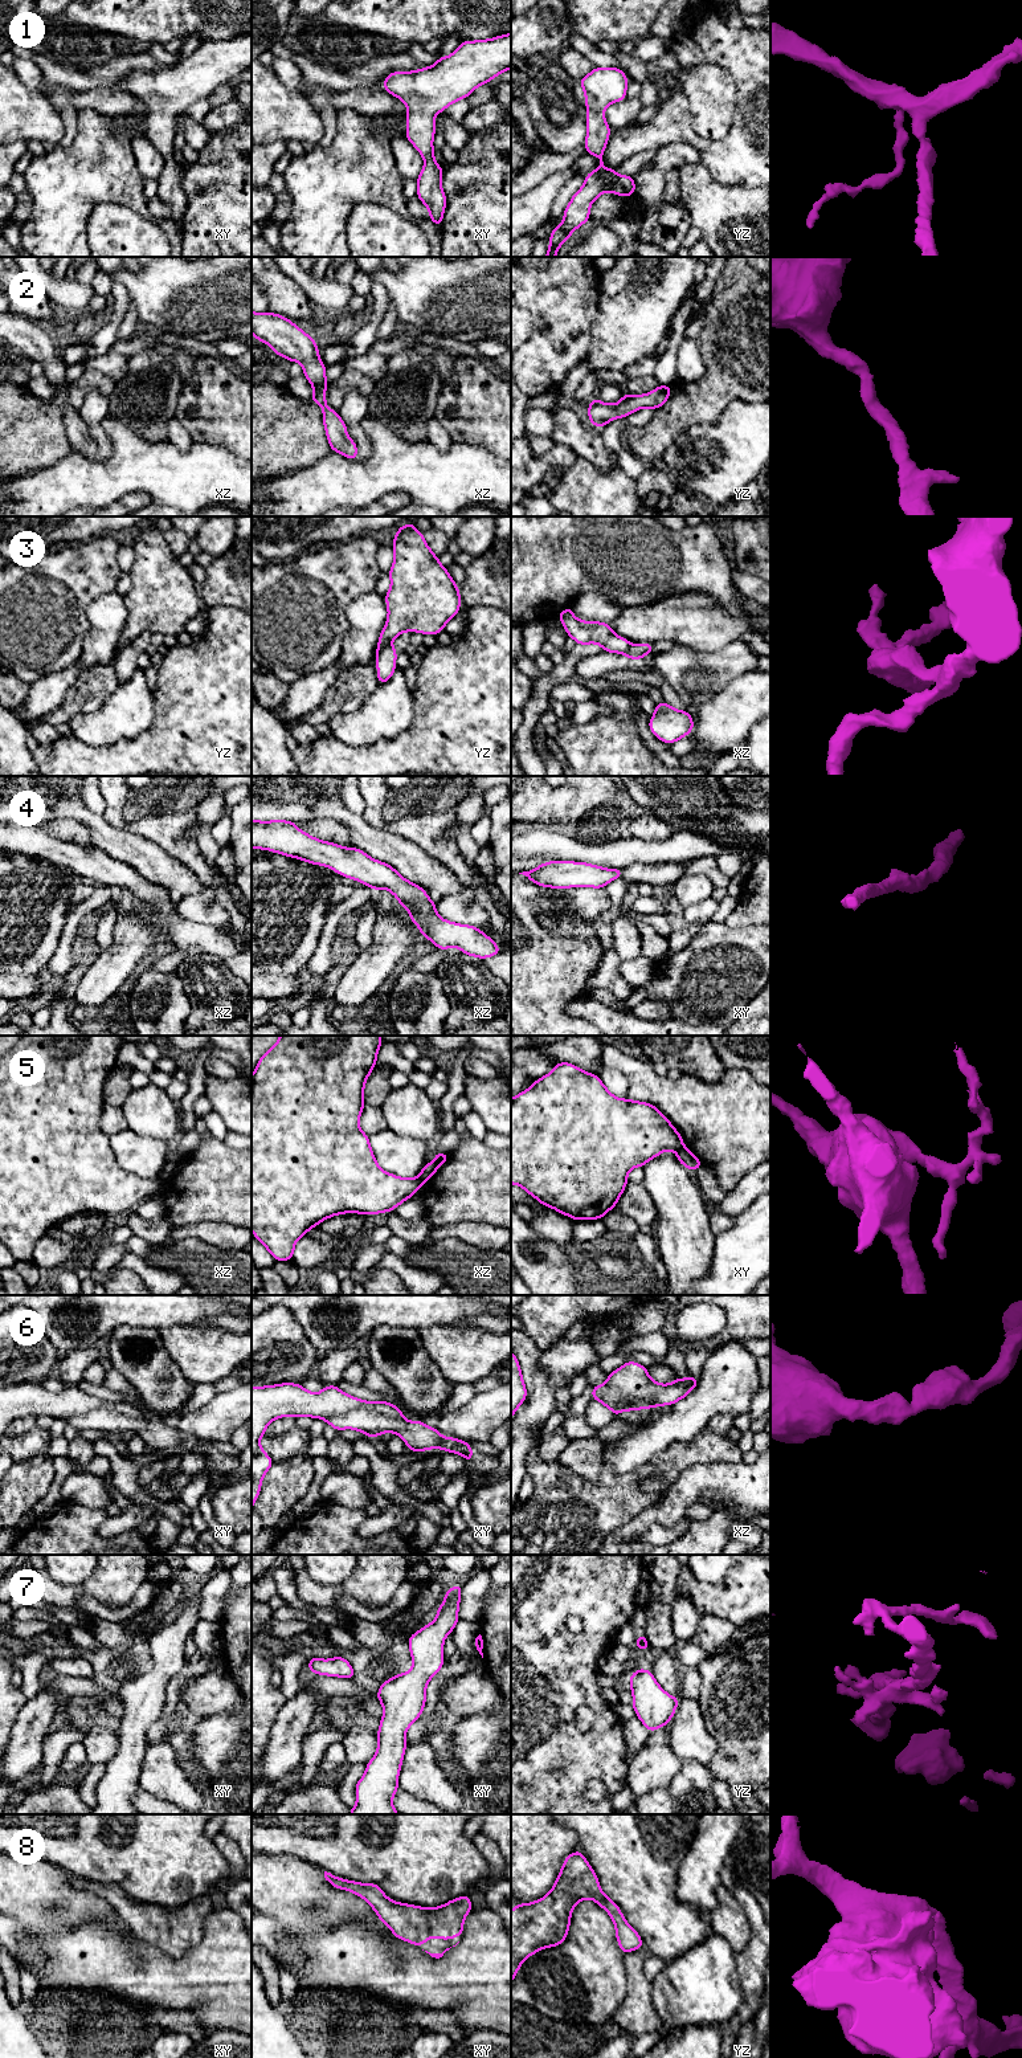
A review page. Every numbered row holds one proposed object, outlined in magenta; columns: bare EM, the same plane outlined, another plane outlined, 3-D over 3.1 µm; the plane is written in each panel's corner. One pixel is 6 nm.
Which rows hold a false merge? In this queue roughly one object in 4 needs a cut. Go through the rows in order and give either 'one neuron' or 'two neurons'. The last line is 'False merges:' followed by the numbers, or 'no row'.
1: one neuron
2: one neuron
3: two neurons
4: one neuron
5: two neurons
6: one neuron
7: one neuron
8: one neuron
False merges: 3, 5

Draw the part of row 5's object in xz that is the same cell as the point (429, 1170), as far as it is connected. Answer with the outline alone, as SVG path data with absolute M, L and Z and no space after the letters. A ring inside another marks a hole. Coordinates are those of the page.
M437 1152L434 1156L434 1160L432 1163L428 1163L424 1165L424 1168L420 1172L420 1179L424 1183L426 1183L434 1173L436 1171L445 1163L449 1160L449 1153L442 1153L442 1152Z

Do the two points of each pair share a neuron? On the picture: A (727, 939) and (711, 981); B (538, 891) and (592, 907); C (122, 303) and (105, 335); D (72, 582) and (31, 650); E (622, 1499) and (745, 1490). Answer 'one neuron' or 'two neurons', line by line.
A: one neuron
B: two neurons
C: one neuron
D: one neuron
E: two neurons

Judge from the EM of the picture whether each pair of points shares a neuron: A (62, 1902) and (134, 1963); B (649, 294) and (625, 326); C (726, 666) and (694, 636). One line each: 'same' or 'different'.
A: different
B: same
C: different

